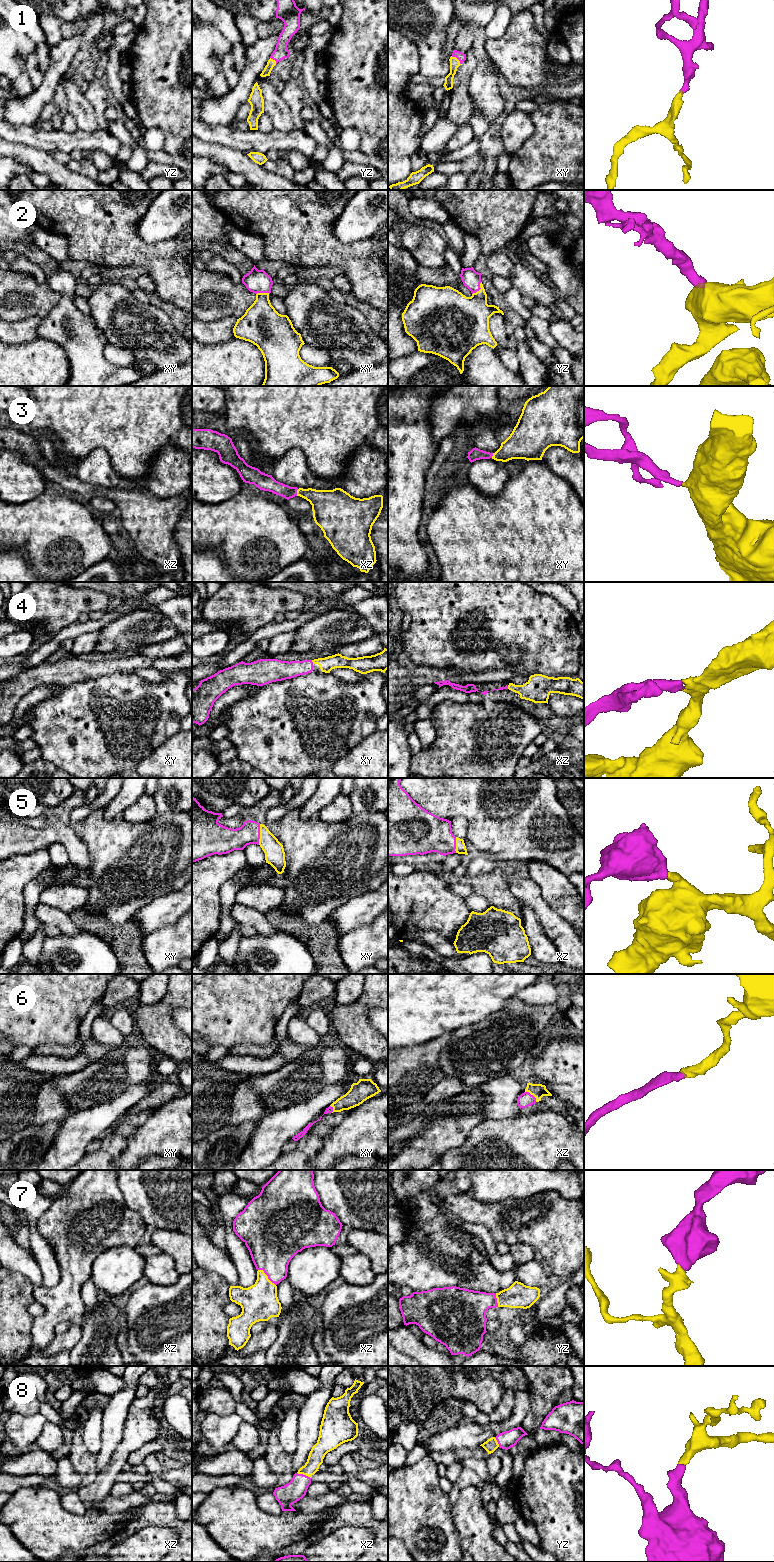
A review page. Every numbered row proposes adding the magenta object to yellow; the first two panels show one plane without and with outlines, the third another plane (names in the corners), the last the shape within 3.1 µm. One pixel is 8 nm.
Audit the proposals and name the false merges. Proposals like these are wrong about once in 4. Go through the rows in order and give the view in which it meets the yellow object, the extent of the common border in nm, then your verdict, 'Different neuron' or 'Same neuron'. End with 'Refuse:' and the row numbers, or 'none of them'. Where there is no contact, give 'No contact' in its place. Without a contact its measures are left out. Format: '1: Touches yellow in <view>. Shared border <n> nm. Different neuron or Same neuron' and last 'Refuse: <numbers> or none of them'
1: Touches yellow in xy. Shared border 100 nm. Same neuron
2: Touches yellow in yz. Shared border 130 nm. Same neuron
3: Touches yellow in xz. Shared border 60 nm. Same neuron
4: Touches yellow in xy. Shared border 40 nm. Same neuron
5: Touches yellow in xy. Shared border 170 nm. Same neuron
6: Touches yellow in xz. Shared border 130 nm. Same neuron
7: Touches yellow in xz. Shared border 190 nm. Same neuron
8: Touches yellow in xz. Shared border 110 nm. Same neuron
Refuse: none of them

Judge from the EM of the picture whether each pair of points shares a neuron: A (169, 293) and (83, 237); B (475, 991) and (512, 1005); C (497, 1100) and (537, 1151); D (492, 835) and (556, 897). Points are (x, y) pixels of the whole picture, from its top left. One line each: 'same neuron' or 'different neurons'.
A: same neuron
B: different neurons
C: different neurons
D: different neurons

